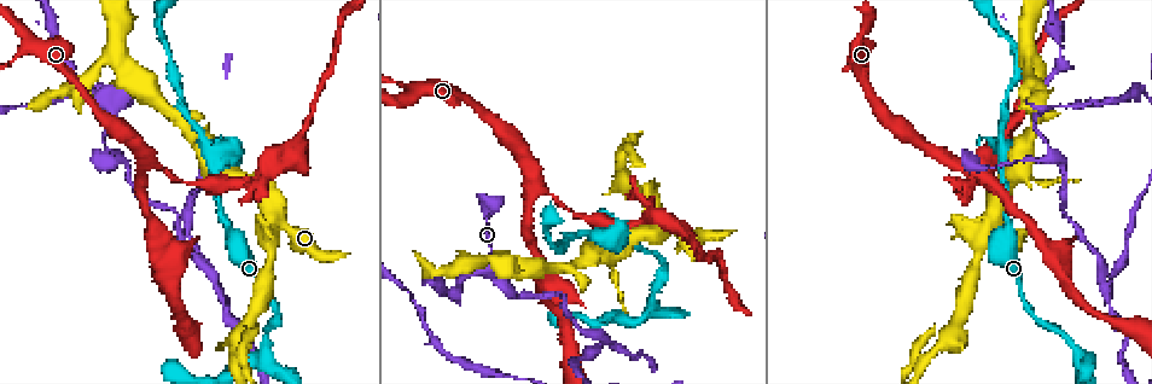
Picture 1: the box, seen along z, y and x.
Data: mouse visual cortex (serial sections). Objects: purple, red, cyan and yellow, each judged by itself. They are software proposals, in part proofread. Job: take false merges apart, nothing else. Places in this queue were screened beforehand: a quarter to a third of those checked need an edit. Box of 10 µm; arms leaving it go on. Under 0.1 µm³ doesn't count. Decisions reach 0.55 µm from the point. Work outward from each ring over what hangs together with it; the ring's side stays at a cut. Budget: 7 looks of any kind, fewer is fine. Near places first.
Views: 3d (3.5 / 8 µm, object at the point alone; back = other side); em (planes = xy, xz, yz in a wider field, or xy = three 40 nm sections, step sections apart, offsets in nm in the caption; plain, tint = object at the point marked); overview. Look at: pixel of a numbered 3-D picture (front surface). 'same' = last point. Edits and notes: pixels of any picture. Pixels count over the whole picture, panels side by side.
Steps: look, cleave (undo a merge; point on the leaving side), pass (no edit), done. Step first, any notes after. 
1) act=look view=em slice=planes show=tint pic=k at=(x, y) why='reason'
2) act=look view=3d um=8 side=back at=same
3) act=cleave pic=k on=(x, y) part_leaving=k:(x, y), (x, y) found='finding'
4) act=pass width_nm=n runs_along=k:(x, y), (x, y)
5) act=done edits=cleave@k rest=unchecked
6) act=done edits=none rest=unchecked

act=look view=3d um=3.5 pic=1 at=(269, 226) why='abrupt turn'

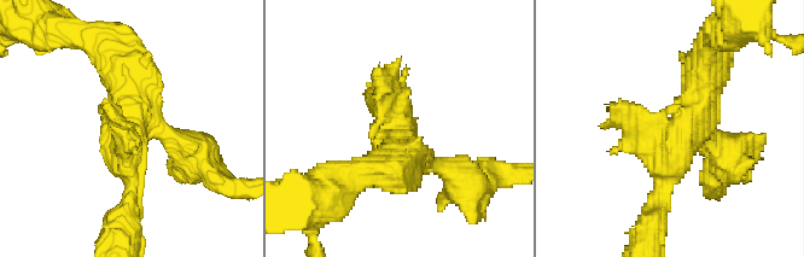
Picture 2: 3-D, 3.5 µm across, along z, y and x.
act=look view=em slice=xy step=1 show=tint pic=2 at=(689, 126)

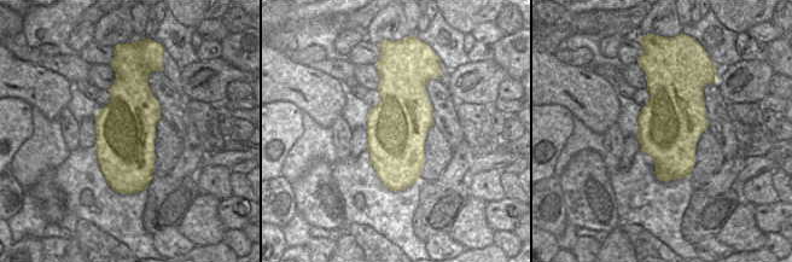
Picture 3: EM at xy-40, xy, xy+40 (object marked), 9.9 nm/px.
act=pass found='all the same cell'

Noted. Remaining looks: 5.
act=look view=3d um=3.5 pic=1 at=(113, 114) why='abrupt turn'

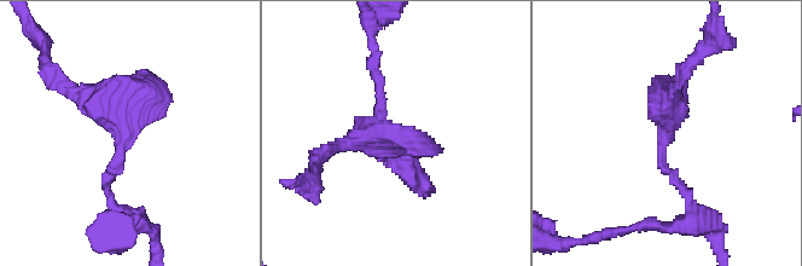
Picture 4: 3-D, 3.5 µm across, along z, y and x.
act=look view=em slice=xy step=5 show=plain pic=4 at=(125, 133)

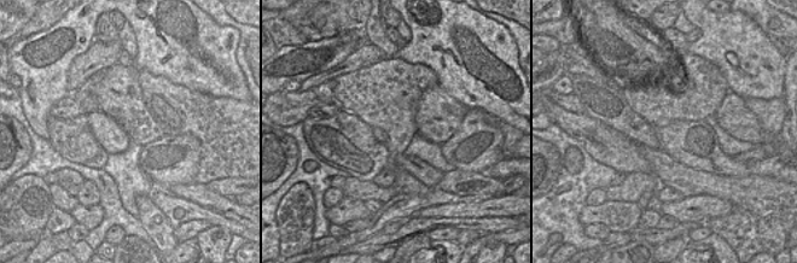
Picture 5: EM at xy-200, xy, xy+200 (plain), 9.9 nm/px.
act=look view=em slice=xy step=5 show=tint at=same

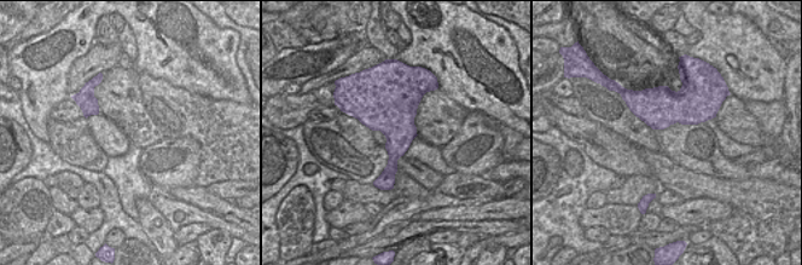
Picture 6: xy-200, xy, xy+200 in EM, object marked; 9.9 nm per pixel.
act=pass found='one cell here'

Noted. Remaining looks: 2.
act=look view=3d um=3.5 pic=1 at=(541, 185) why='arms part here'

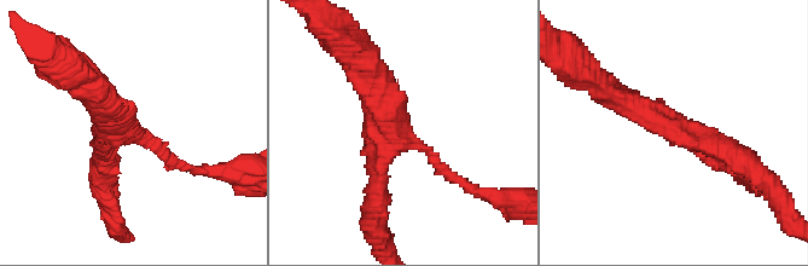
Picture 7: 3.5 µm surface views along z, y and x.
act=look view=em slice=xy step=1 show=tint pic=7 at=(679, 133) arms=3 arm_widths_nm=150,300,400

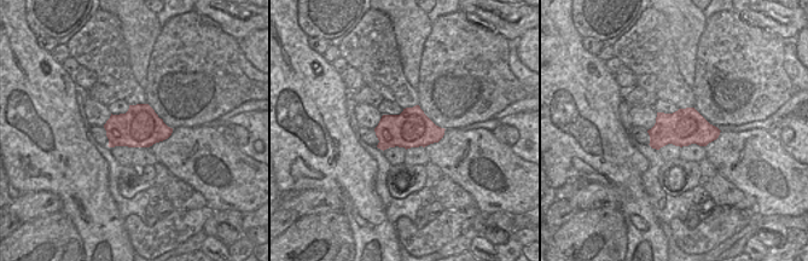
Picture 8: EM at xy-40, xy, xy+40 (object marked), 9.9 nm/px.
act=pass runs_along=7:(617, 99), (744, 162) found='continuous, no second cell'

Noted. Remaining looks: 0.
act=done edits=none rest=unchecked

